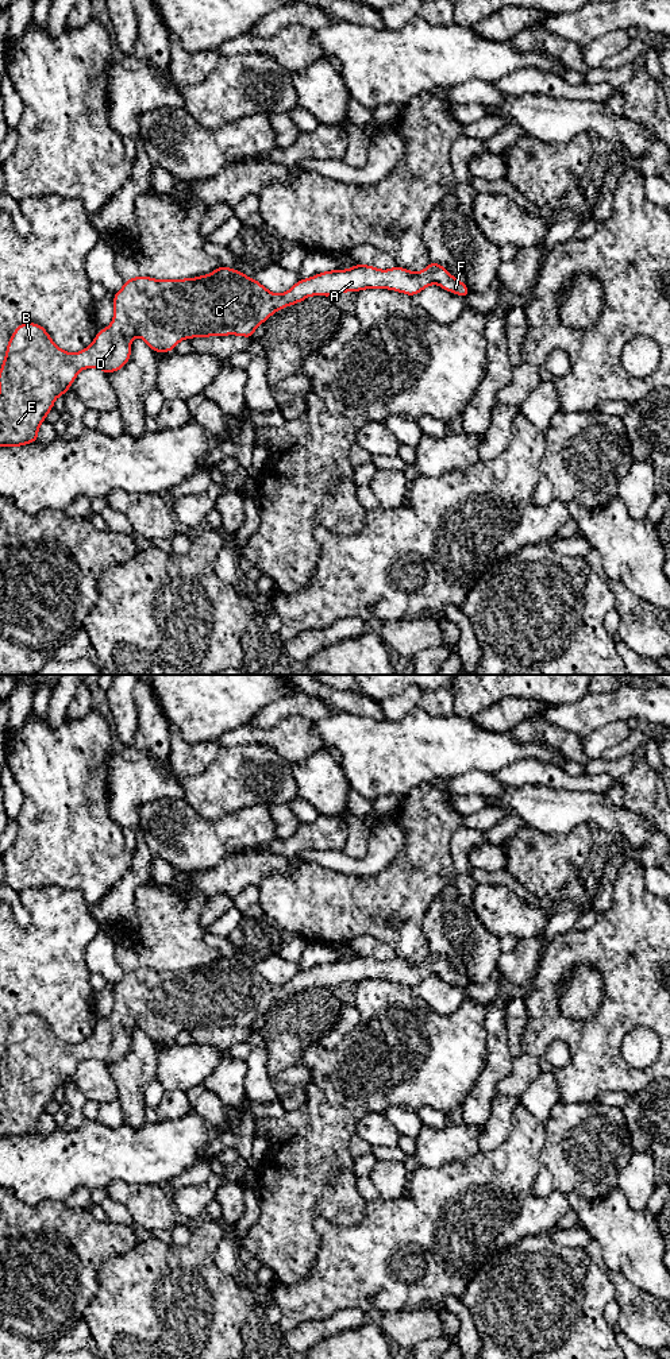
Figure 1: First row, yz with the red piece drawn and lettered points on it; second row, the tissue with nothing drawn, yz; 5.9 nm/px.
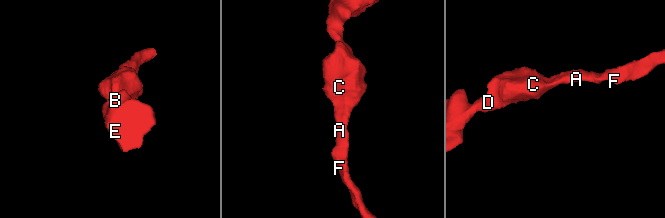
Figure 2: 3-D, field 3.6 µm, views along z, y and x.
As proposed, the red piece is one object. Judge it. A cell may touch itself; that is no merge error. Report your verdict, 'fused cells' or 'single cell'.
single cell

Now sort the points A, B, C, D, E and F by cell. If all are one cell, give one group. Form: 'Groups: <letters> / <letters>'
Groups: A B C D E F

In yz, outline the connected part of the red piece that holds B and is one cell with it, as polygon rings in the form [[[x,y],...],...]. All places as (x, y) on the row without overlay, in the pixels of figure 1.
[[[431,953],[420,964],[397,955],[390,961],[380,961],[357,954],[349,961],[336,960],[299,970],[284,985],[274,985],[258,972],[227,957],[196,969],[158,972],[143,966],[126,970],[124,977],[113,985],[115,1007],[111,1016],[100,1020],[93,1034],[80,1043],[61,1041],[36,1014],[18,1016],[7,1035],[0,1059],[0,1138],[22,1138],[38,1132],[38,1120],[54,1099],[55,1089],[68,1084],[77,1065],[82,1059],[97,1058],[108,1066],[124,1058],[131,1049],[134,1027],[143,1030],[154,1043],[172,1043],[178,1032],[197,1027],[238,1026],[250,1030],[255,1019],[273,1004],[309,987],[332,988],[343,982],[389,980],[413,988],[432,974],[463,989],[470,987],[467,976],[436,953]]]

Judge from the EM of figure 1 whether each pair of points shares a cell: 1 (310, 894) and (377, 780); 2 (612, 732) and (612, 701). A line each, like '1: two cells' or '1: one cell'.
1: two cells
2: two cells

